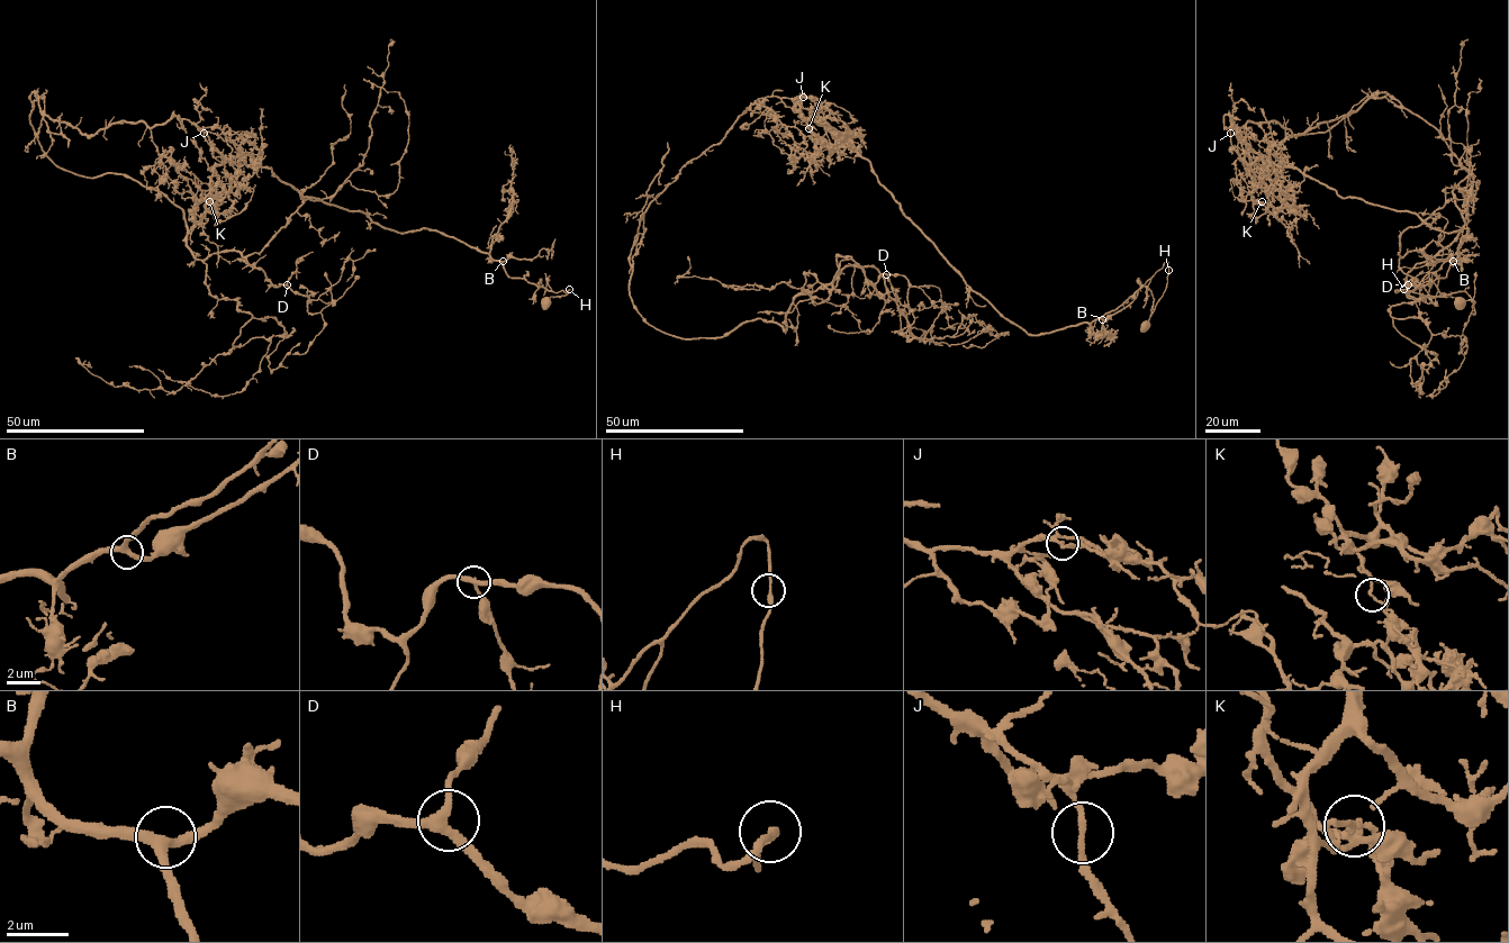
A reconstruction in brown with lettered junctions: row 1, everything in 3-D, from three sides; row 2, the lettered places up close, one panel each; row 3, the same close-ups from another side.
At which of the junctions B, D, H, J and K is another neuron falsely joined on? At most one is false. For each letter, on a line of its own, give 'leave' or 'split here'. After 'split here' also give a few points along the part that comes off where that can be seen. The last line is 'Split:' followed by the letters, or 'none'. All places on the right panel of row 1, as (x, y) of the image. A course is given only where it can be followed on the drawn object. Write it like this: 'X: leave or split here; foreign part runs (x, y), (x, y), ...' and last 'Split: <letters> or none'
B: leave
D: leave
H: leave
J: leave
K: split here; foreign part runs (1262, 201), (1249, 169), (1266, 157), (1343, 198), (1466, 228), (1445, 278), (1395, 291), (1464, 305)
Split: K

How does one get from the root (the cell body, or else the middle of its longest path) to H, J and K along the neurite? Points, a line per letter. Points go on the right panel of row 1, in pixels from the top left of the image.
H: (1460, 301), (1451, 297), (1425, 296), (1403, 289)
J: (1460, 301), (1395, 291), (1445, 278), (1467, 229), (1343, 198), (1265, 157), (1248, 165), (1230, 133)
K: (1460, 301), (1395, 291), (1445, 278), (1467, 229), (1343, 198), (1265, 157), (1249, 168), (1262, 201)

